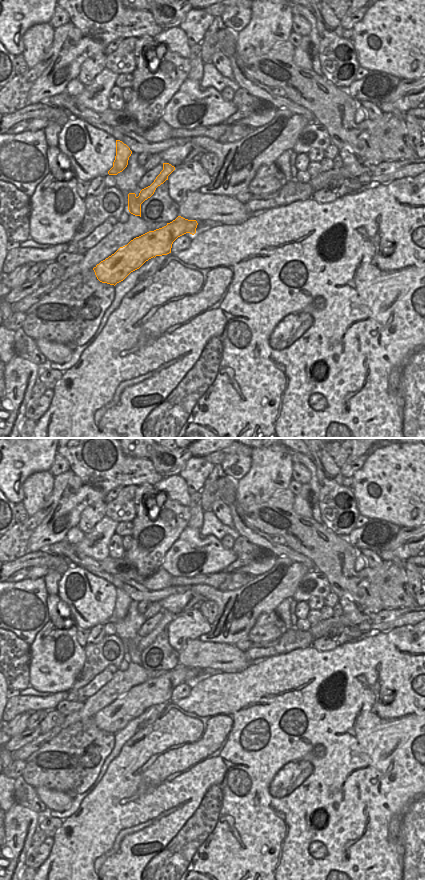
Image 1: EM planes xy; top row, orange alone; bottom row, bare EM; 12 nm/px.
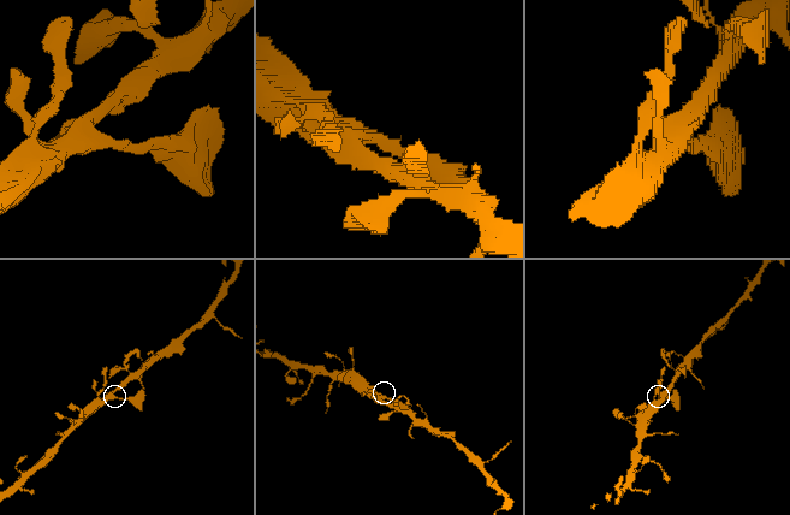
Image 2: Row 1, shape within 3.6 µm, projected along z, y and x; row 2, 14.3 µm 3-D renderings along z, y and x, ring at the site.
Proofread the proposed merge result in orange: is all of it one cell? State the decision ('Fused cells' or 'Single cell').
Single cell.

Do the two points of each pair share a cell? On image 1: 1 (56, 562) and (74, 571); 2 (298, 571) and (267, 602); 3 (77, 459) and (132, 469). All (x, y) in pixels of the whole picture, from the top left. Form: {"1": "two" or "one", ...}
{"1": "two", "2": "one", "3": "one"}

